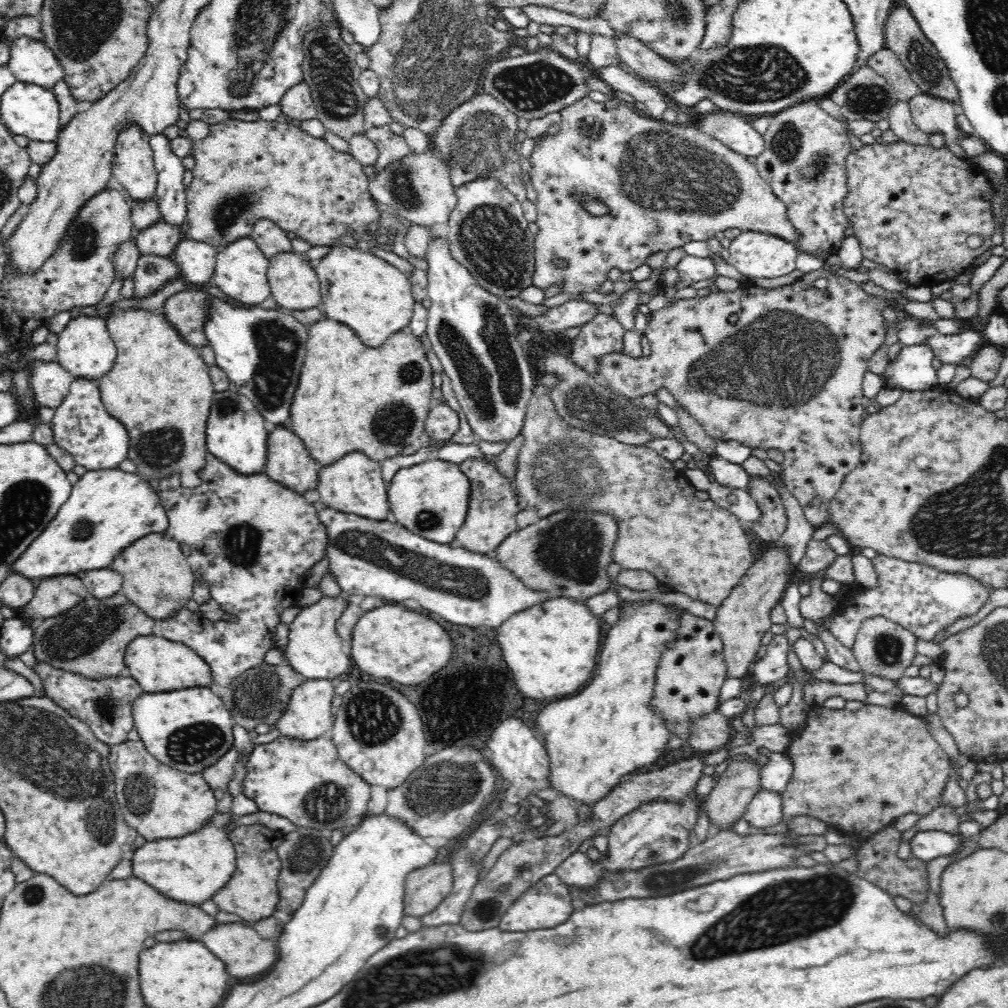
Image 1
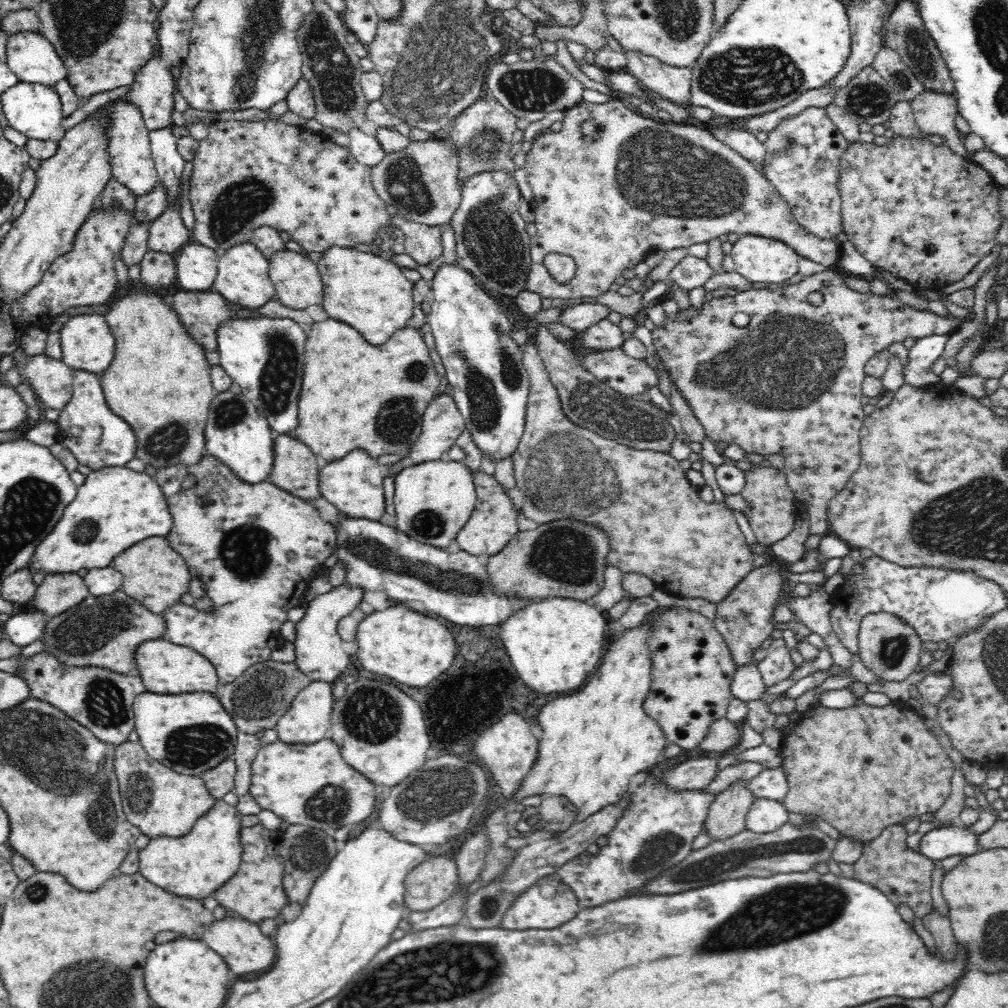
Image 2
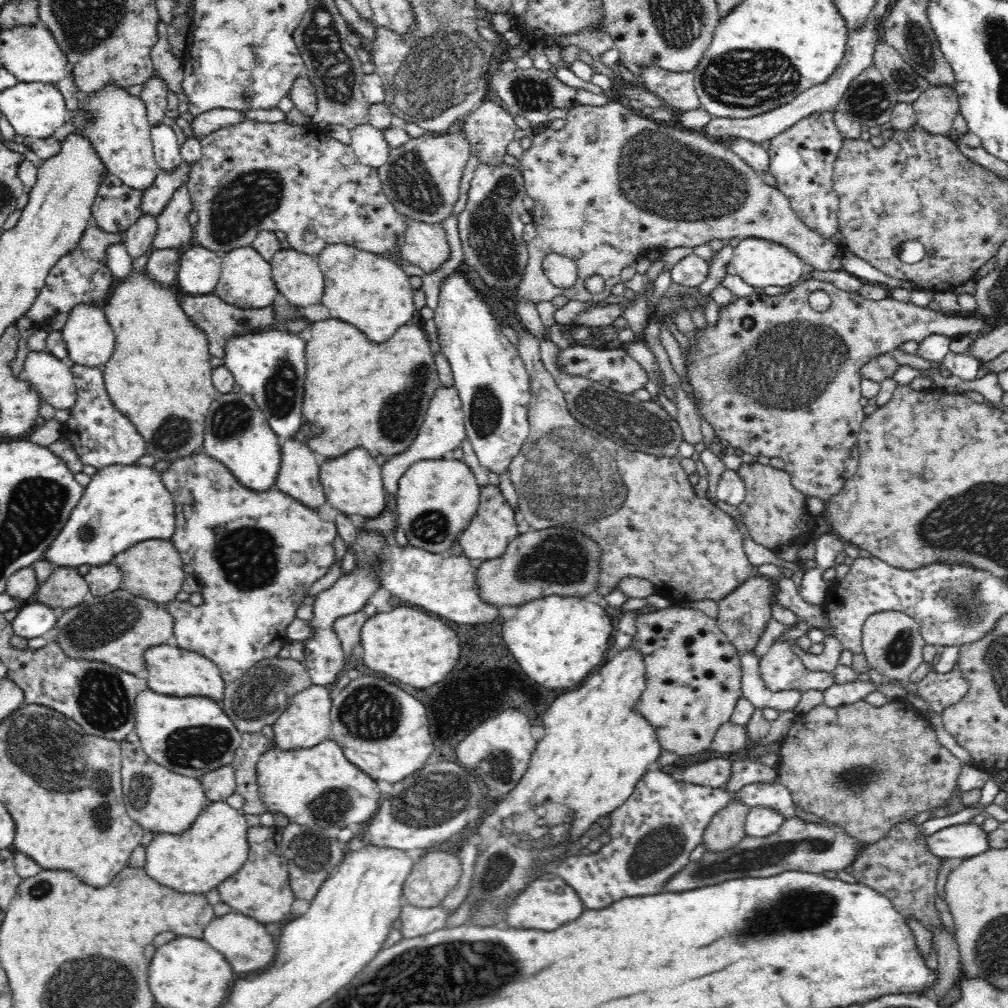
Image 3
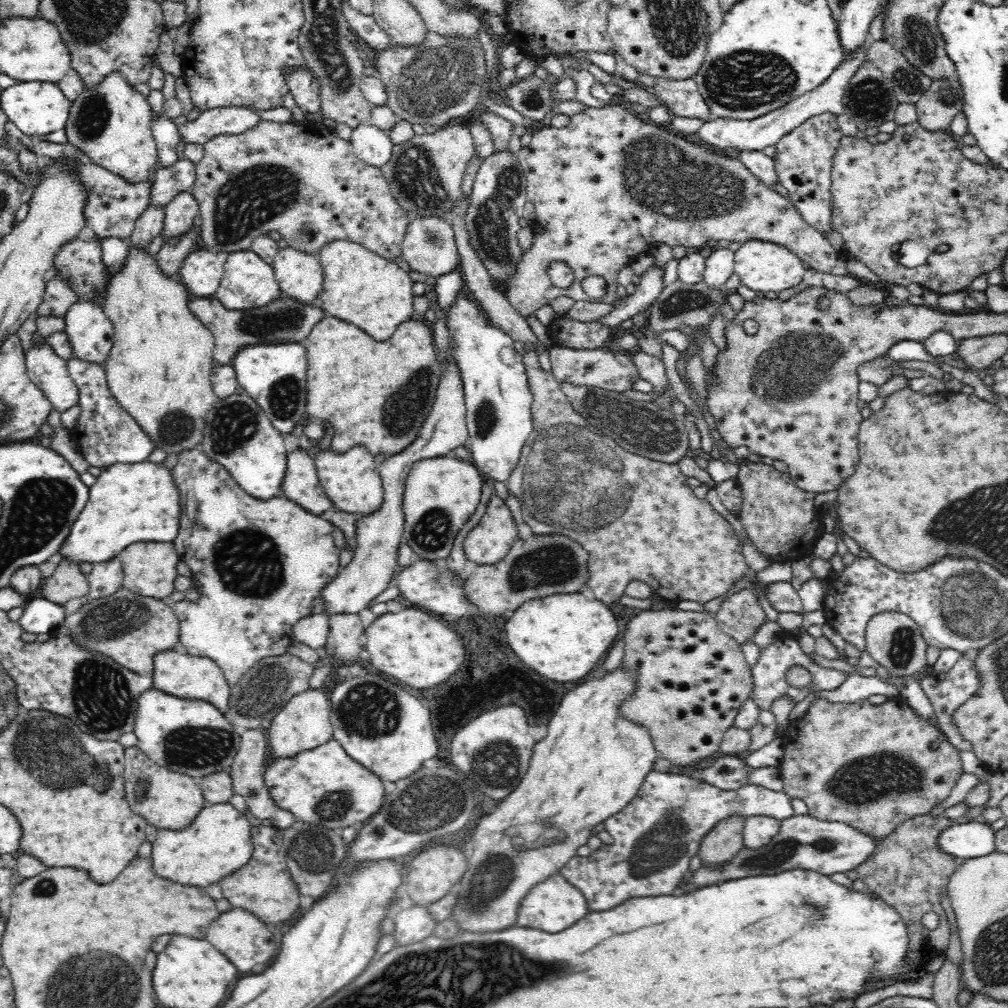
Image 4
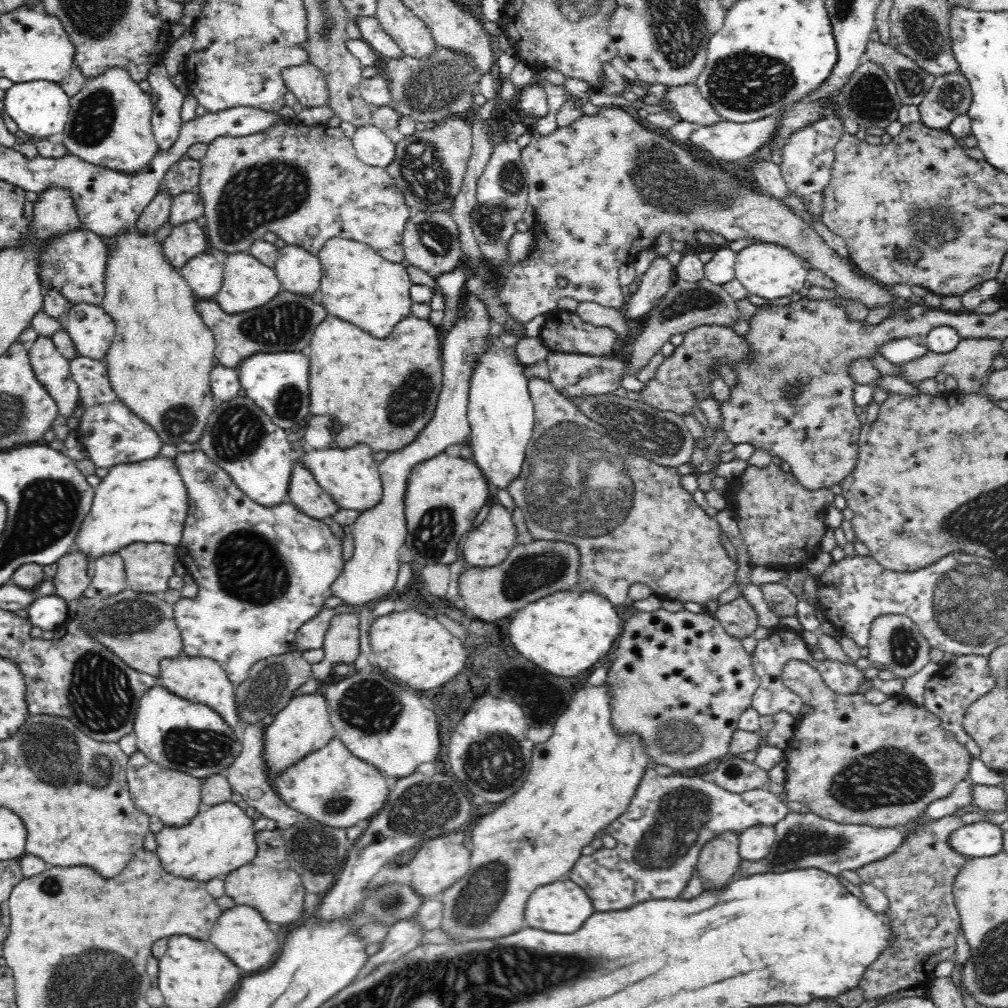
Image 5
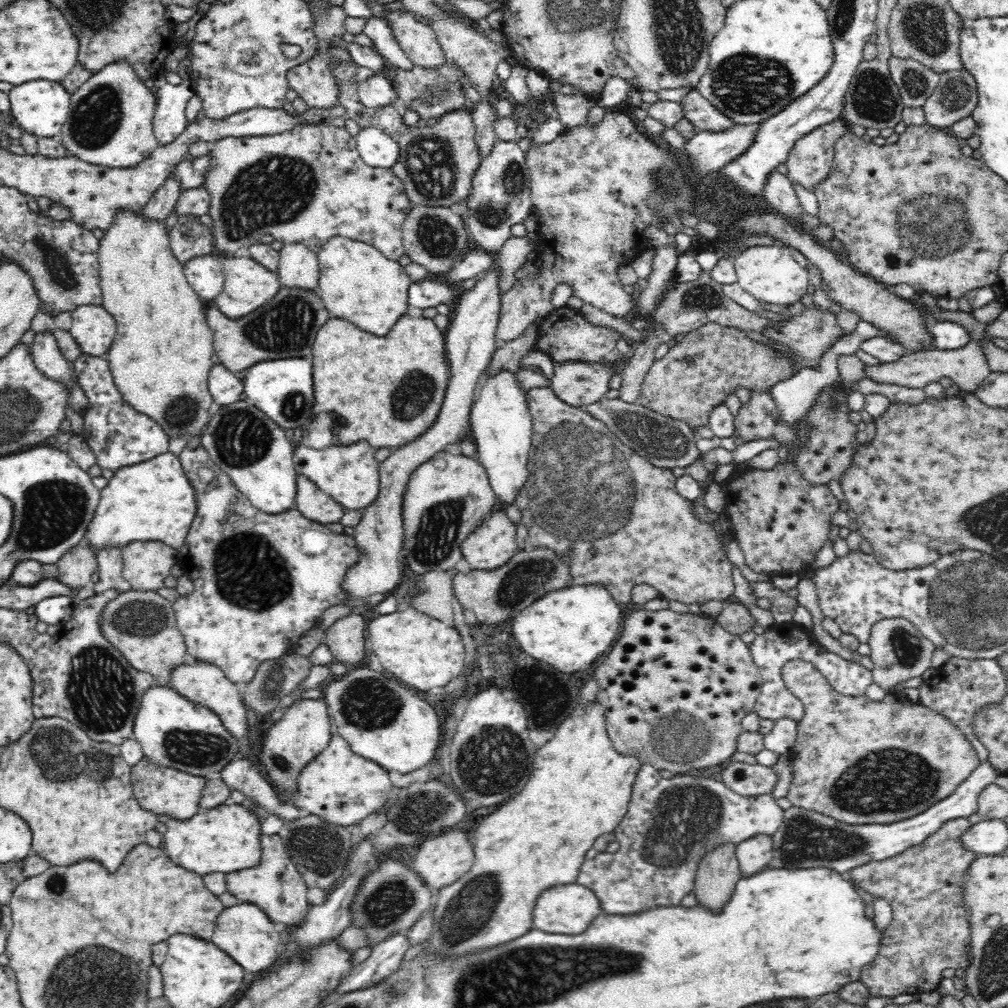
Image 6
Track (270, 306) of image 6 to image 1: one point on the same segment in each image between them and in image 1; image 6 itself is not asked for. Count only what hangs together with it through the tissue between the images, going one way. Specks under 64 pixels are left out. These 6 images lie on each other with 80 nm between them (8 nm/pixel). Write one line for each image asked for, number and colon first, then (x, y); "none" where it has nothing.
1: (187, 310)
2: (202, 312)
3: (219, 320)
4: (283, 318)
5: (285, 323)

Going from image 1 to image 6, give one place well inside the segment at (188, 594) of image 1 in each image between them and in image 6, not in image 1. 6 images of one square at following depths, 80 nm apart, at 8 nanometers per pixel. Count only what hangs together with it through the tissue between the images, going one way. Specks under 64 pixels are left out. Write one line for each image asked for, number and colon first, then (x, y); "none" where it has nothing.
2: (155, 574)
3: (152, 569)
4: (149, 568)
5: (148, 566)
6: (145, 563)

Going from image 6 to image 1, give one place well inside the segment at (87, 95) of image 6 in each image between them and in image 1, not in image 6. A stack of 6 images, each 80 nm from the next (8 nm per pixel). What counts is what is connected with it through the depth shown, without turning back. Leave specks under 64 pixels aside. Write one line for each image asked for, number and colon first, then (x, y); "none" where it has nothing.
1: (133, 166)
2: (129, 148)
3: (114, 121)
4: (110, 123)
5: (109, 124)

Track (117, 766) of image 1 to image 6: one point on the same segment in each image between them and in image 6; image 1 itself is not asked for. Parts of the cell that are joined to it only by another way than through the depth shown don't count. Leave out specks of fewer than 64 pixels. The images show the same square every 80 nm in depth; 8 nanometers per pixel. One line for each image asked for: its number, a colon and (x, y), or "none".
2: (159, 801)
3: (161, 801)
4: (167, 800)
5: (175, 797)
6: (161, 790)

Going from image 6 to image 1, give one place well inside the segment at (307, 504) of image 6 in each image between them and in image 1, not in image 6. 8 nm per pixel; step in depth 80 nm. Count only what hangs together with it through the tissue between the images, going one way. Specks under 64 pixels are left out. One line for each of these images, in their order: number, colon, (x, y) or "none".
1: (289, 464)
2: (296, 468)
3: (299, 478)
4: (301, 484)
5: (304, 492)

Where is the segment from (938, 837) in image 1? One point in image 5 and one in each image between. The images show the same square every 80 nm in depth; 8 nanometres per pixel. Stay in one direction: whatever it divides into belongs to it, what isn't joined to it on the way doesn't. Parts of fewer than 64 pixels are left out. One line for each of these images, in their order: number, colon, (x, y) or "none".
2: (943, 842)
3: (963, 841)
4: (971, 840)
5: (983, 839)

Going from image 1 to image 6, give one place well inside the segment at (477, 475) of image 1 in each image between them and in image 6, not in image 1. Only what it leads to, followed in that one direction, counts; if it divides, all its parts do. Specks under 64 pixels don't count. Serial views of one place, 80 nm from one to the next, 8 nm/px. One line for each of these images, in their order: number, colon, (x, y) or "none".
2: (492, 525)
3: (494, 526)
4: (488, 542)
5: (488, 544)
6: (493, 543)

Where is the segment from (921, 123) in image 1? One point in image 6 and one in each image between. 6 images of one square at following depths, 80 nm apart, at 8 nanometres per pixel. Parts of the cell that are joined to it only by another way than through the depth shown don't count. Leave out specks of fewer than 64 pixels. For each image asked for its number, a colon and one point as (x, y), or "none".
2: (934, 112)
3: (936, 108)
4: (936, 108)
5: (950, 96)
6: (955, 97)

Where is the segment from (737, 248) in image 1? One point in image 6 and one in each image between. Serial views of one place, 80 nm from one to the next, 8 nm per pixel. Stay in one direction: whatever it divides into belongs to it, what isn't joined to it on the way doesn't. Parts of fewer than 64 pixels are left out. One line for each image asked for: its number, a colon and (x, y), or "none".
2: (759, 259)
3: (760, 263)
4: (763, 266)
5: (768, 270)
6: (770, 273)

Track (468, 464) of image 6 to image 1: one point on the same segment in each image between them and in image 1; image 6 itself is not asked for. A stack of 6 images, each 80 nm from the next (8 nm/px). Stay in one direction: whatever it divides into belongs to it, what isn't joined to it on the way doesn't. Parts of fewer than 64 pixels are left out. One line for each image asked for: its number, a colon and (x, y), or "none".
1: (431, 498)
2: (433, 500)
3: (436, 499)
4: (440, 495)
5: (444, 494)

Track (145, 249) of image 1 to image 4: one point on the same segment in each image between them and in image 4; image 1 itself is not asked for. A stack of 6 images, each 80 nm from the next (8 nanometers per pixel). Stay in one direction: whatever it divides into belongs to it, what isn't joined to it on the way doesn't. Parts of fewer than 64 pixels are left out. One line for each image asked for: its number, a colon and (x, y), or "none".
2: (168, 233)
3: (174, 231)
4: (179, 213)

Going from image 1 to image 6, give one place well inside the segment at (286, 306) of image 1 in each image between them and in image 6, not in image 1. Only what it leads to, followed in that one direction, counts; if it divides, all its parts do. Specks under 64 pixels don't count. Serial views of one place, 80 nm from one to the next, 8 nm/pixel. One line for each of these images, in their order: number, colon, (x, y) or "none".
2: (296, 279)
3: (298, 277)
4: (300, 275)
5: (299, 271)
6: (298, 267)

